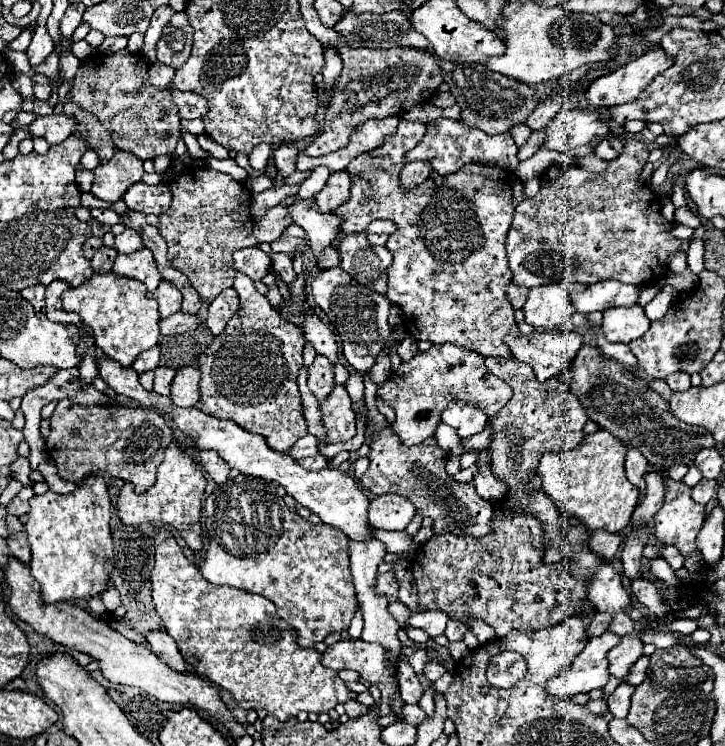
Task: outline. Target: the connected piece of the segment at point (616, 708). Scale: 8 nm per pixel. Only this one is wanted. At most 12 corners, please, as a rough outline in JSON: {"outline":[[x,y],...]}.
{"outline":[[621,683],[609,697],[613,717],[625,719],[635,687]]}

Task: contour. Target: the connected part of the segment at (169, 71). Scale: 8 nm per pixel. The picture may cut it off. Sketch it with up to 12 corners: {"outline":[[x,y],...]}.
{"outline":[[155,61],[149,67],[149,83],[169,87],[175,69]]}

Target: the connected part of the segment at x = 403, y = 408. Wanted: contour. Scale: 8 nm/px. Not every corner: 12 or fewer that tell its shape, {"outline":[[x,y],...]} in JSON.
{"outline":[[435,345],[377,397],[407,447],[435,435],[449,401],[493,419],[511,387],[479,353]]}

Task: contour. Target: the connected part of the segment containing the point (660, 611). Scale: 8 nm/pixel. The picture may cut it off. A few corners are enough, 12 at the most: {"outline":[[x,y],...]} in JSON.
{"outline":[[643,579],[631,581],[631,591],[657,619],[667,617],[667,603],[657,587]]}

